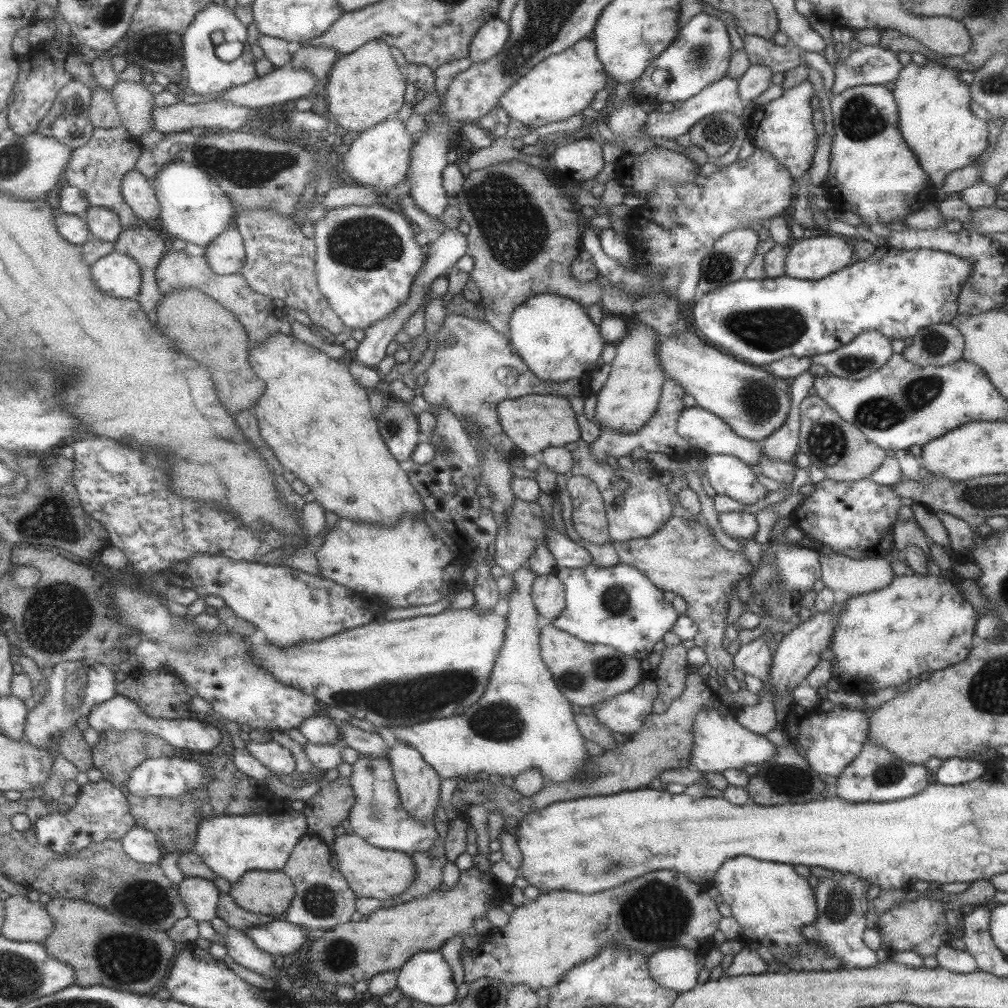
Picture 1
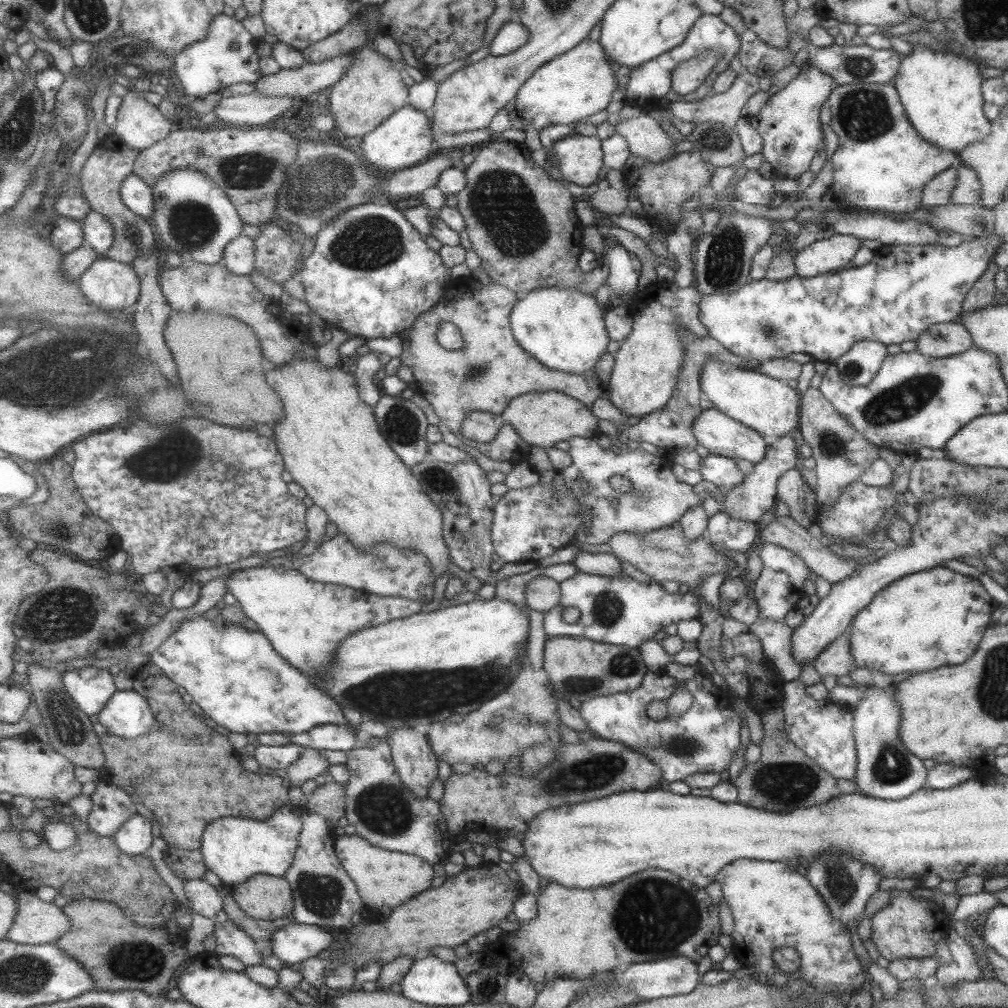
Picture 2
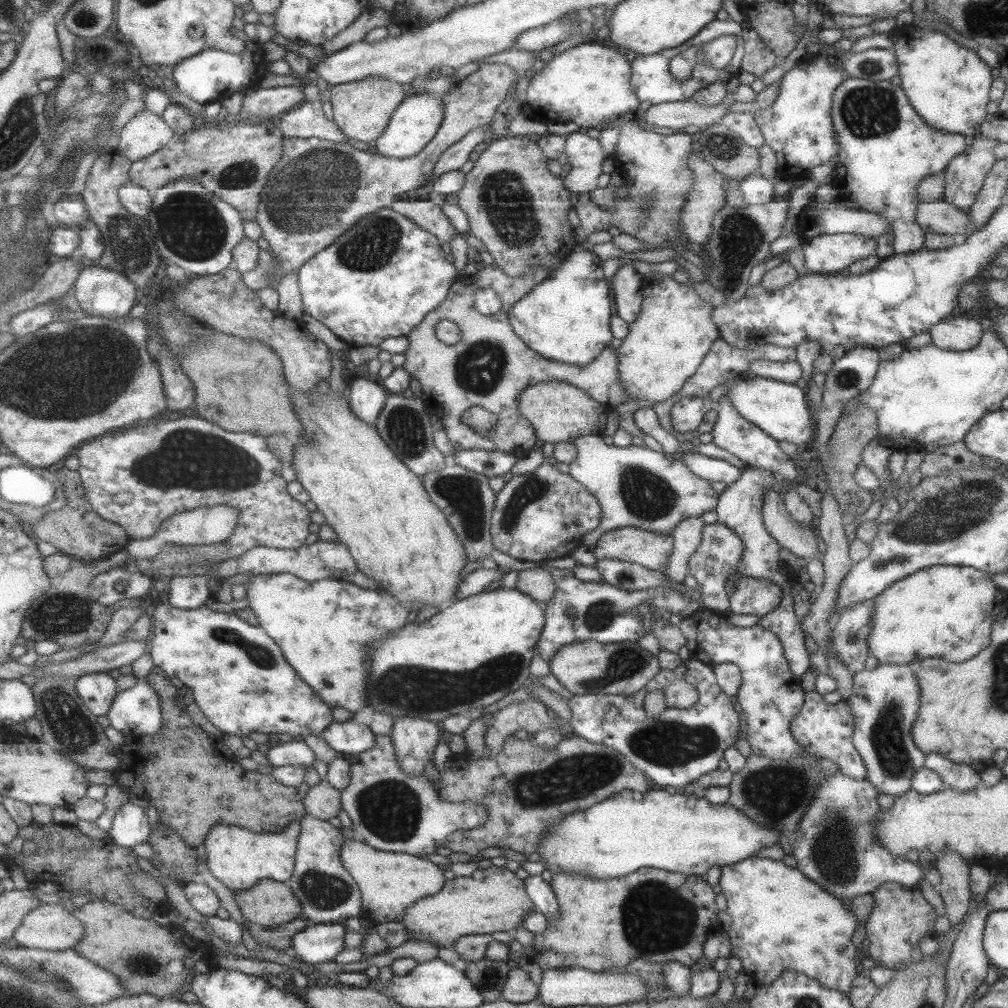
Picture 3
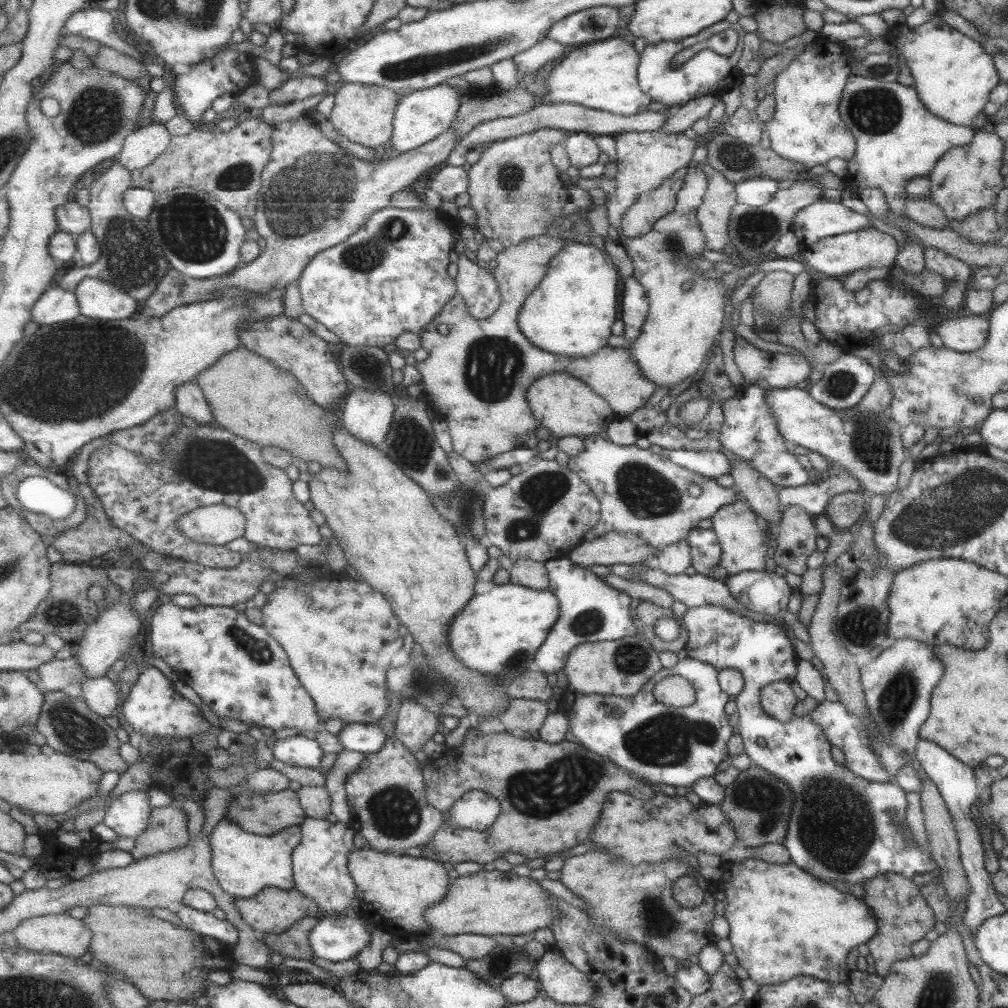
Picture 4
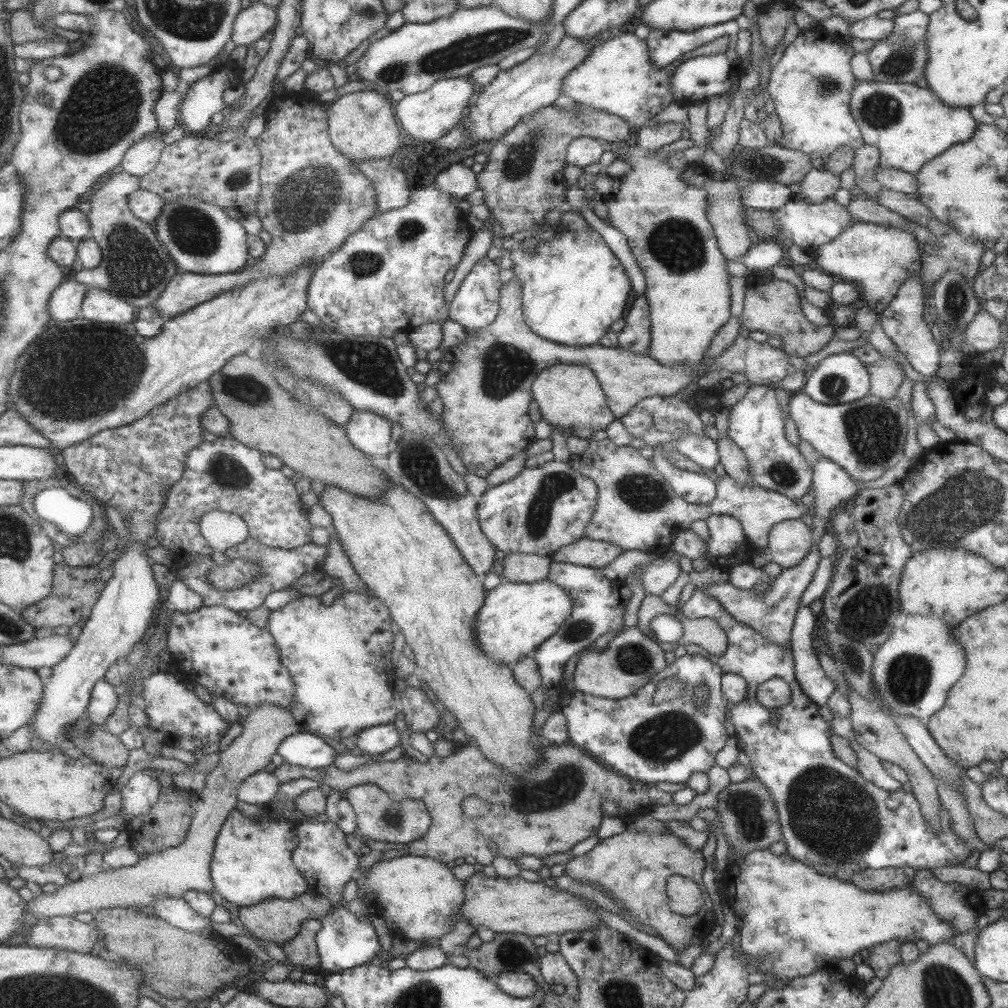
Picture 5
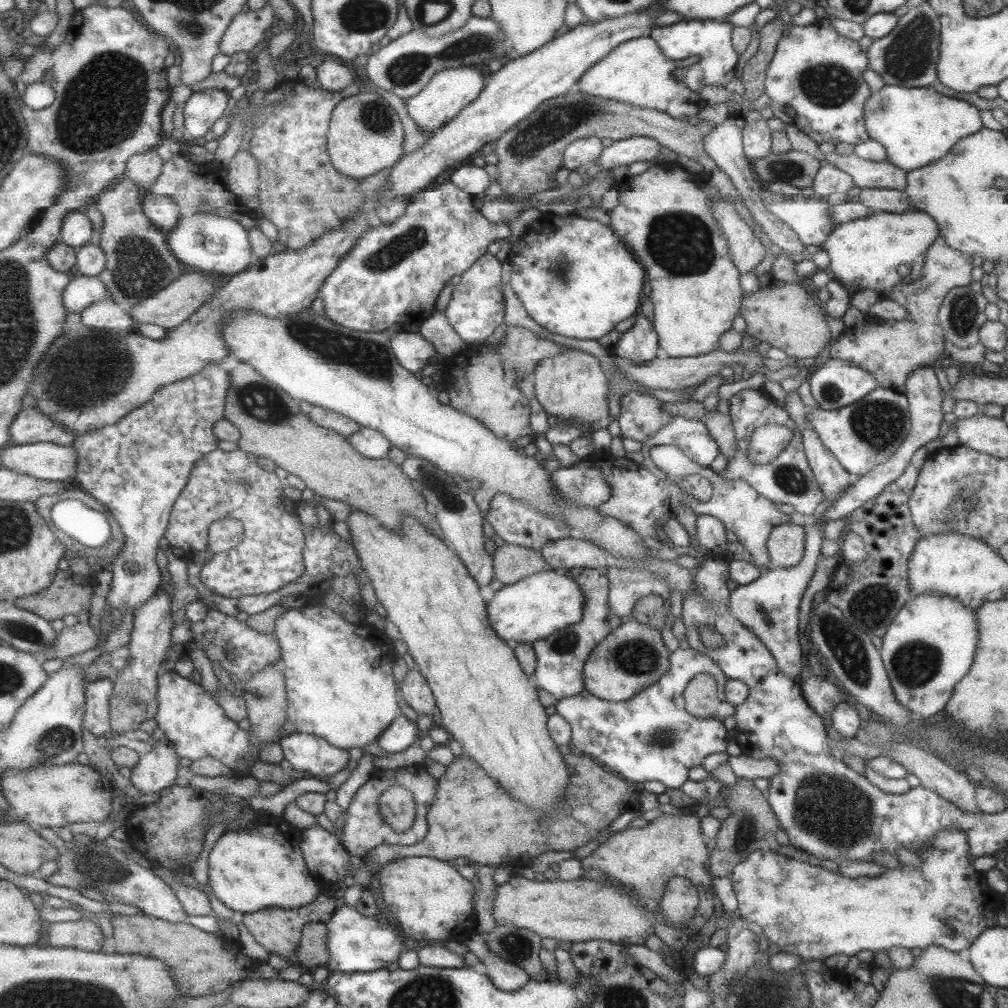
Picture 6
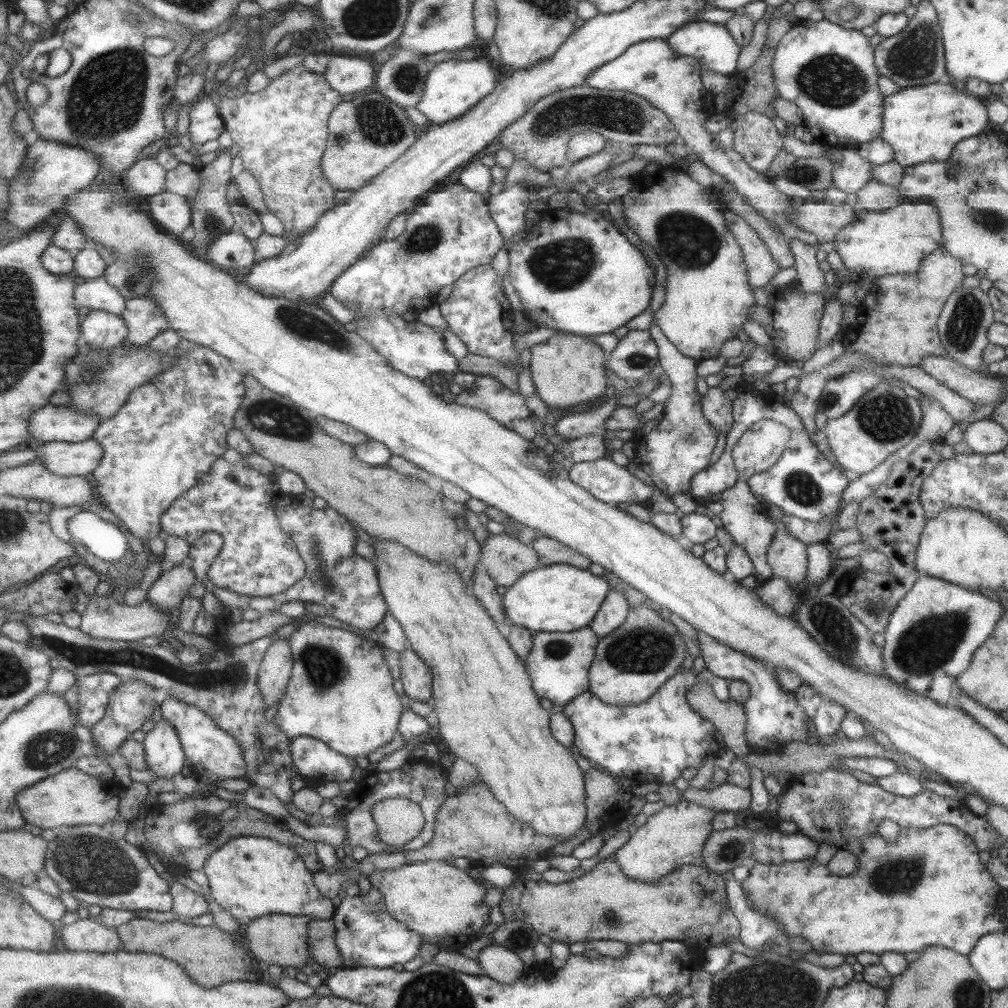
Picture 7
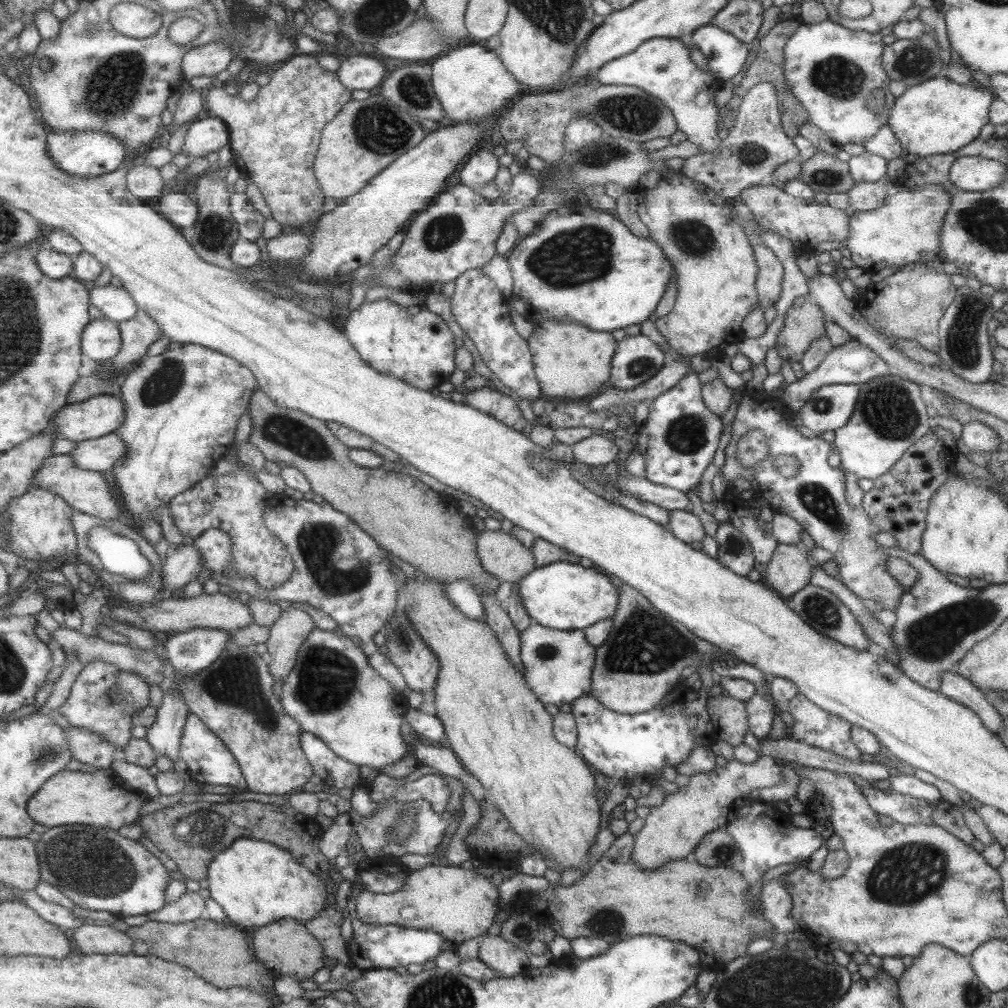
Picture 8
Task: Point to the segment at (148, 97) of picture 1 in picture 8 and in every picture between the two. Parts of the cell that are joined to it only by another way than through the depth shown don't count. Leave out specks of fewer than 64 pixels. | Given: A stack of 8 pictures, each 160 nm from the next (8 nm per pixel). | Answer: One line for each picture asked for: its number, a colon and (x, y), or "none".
2: (140, 124)
3: (147, 132)
4: (142, 147)
5: (143, 156)
6: (145, 168)
7: (147, 177)
8: (145, 181)

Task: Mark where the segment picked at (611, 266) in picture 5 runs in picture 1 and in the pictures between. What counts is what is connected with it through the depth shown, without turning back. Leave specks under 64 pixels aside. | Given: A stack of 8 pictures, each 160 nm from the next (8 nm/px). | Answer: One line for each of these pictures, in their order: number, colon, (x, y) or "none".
1: (553, 336)
2: (564, 330)
3: (565, 318)
4: (570, 312)

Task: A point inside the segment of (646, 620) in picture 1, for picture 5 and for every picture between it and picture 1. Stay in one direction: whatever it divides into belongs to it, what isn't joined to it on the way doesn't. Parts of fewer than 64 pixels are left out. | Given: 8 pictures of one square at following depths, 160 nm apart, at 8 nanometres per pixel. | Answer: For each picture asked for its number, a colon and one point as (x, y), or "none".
2: (618, 610)
3: (602, 612)
4: (589, 610)
5: (597, 603)

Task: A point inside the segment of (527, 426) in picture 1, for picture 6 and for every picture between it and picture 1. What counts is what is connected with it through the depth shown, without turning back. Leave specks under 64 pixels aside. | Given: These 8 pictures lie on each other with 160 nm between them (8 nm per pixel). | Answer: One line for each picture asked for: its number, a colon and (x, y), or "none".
2: (541, 419)
3: (558, 412)
4: (566, 406)
5: (568, 396)
6: (571, 386)

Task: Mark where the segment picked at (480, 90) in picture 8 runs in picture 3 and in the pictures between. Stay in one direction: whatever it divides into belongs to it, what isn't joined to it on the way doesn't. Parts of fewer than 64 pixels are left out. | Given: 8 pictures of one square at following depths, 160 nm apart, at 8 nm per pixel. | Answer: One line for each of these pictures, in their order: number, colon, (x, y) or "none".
3: (415, 122)
4: (424, 114)
5: (426, 116)
6: (446, 93)
7: (451, 88)

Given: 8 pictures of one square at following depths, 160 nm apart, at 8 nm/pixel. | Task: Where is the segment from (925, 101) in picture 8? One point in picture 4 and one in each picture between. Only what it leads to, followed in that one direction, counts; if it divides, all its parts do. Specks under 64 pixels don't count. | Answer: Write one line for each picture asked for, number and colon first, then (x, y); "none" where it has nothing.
4: (896, 138)
5: (908, 125)
6: (916, 125)
7: (923, 123)

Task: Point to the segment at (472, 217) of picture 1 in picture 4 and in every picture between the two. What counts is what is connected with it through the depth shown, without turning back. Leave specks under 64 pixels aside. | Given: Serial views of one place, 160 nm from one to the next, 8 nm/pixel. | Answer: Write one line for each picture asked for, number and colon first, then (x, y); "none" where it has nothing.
2: (521, 223)
3: (518, 209)
4: (515, 192)

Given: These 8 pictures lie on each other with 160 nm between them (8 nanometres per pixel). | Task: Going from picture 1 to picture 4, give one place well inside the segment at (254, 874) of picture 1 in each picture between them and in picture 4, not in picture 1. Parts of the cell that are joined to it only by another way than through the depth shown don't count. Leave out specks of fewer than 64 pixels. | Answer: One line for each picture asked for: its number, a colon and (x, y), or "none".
2: (263, 896)
3: (270, 903)
4: (274, 910)

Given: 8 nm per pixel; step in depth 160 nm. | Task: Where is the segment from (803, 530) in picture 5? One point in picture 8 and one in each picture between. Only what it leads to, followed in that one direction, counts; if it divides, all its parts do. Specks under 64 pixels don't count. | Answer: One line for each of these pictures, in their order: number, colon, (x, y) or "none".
6: (785, 546)
7: (786, 556)
8: (788, 570)

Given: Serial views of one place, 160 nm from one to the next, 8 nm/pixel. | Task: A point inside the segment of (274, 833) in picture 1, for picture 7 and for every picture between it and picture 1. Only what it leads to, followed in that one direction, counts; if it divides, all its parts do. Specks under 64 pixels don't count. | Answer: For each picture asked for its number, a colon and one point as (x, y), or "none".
2: (235, 848)
3: (240, 857)
4: (245, 863)
5: (253, 861)
6: (250, 869)
7: (251, 876)

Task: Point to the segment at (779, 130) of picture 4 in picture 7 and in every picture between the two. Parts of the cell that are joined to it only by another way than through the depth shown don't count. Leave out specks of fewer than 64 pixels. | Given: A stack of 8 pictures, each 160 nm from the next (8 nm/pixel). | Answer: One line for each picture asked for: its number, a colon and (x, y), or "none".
5: (810, 86)
6: (815, 77)
7: (828, 72)

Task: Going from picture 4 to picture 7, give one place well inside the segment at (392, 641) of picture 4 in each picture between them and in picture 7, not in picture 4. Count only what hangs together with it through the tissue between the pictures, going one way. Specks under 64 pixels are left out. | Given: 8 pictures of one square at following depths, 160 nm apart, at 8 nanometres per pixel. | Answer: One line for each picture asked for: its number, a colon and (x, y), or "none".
5: (338, 655)
6: (337, 690)
7: (340, 692)

